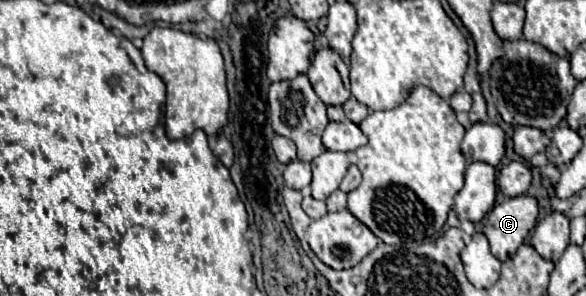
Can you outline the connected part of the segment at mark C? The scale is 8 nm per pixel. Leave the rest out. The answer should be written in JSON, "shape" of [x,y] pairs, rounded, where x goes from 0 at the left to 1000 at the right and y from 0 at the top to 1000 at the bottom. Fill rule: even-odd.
{"shape":[[[887,659],[850,686],[829,733],[823,787],[836,821],[846,875],[863,882],[898,814],[918,740],[918,686],[911,666]]]}

